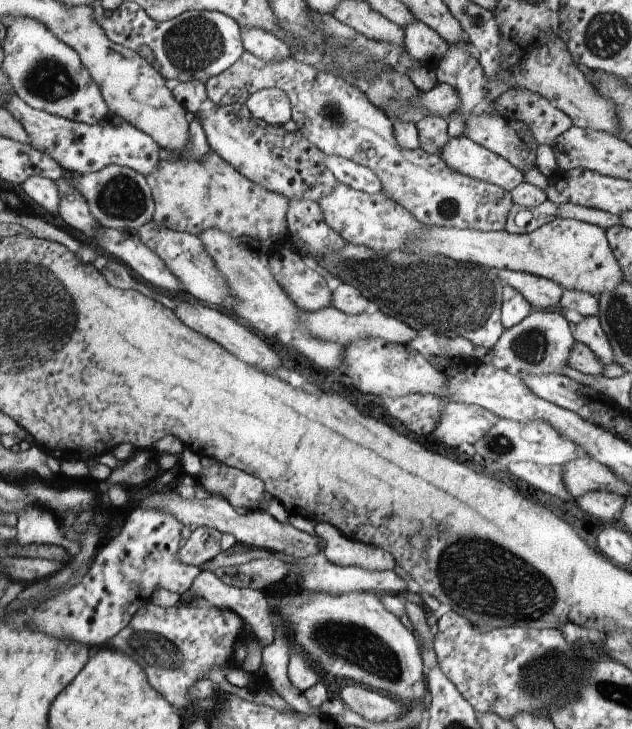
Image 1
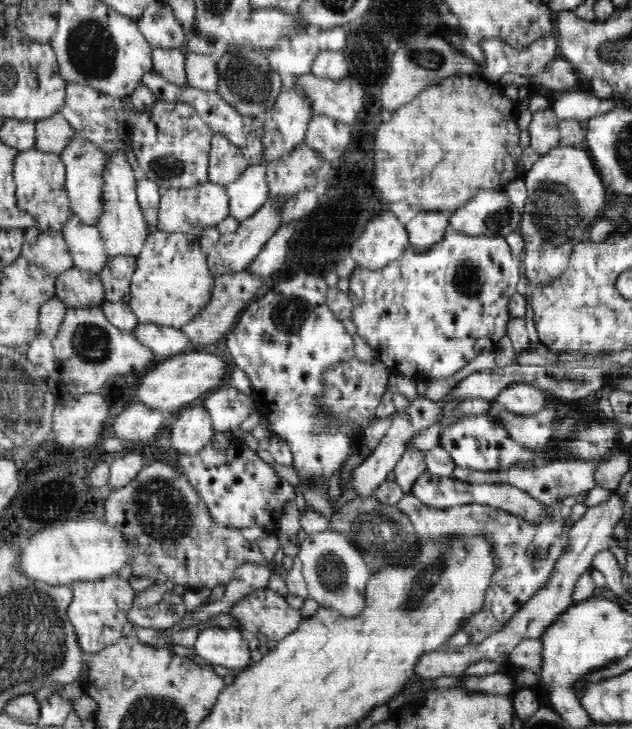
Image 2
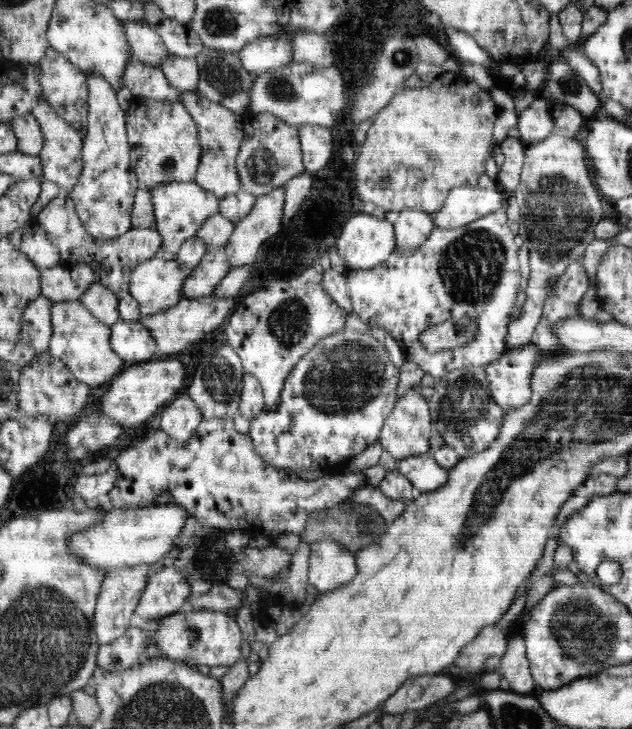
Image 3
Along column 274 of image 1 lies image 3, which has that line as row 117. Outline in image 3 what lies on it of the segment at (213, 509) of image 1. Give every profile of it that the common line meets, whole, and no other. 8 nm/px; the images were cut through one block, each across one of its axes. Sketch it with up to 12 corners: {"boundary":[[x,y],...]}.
{"boundary":[[534,99],[516,125],[526,144],[555,132],[546,102]]}

